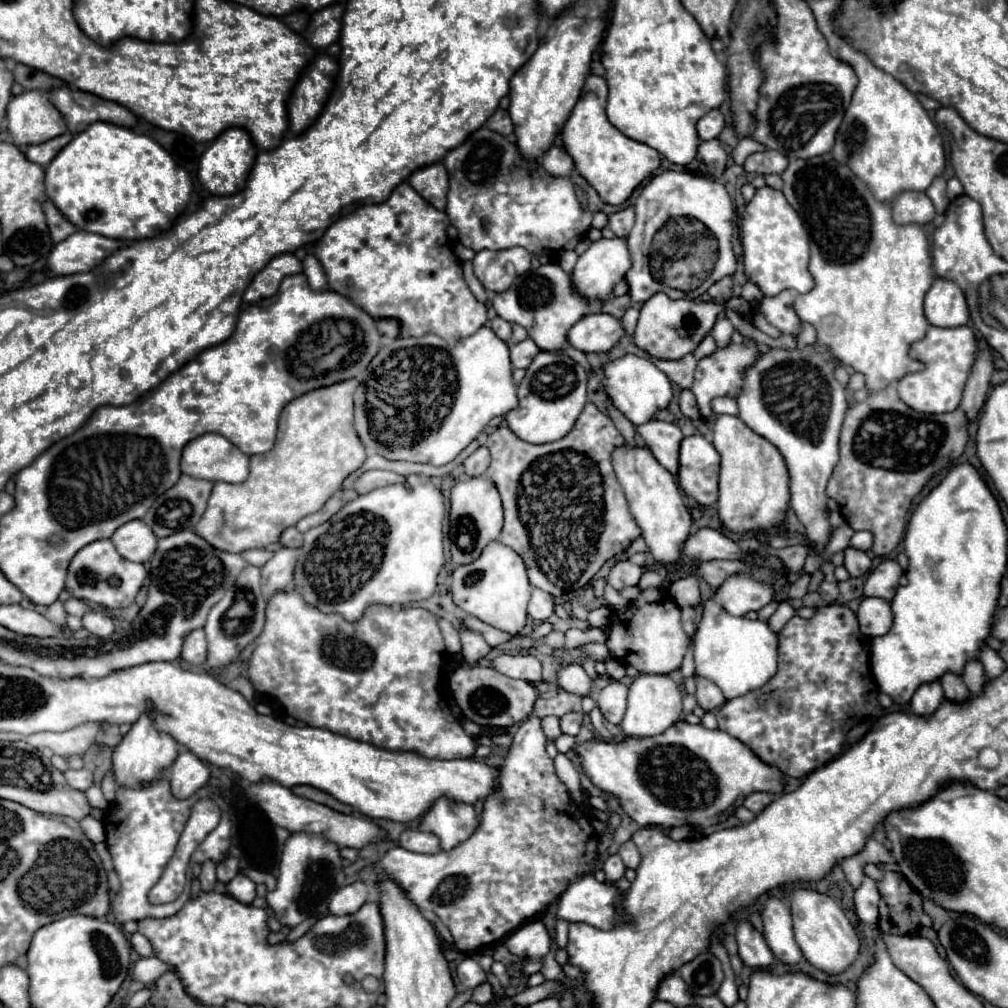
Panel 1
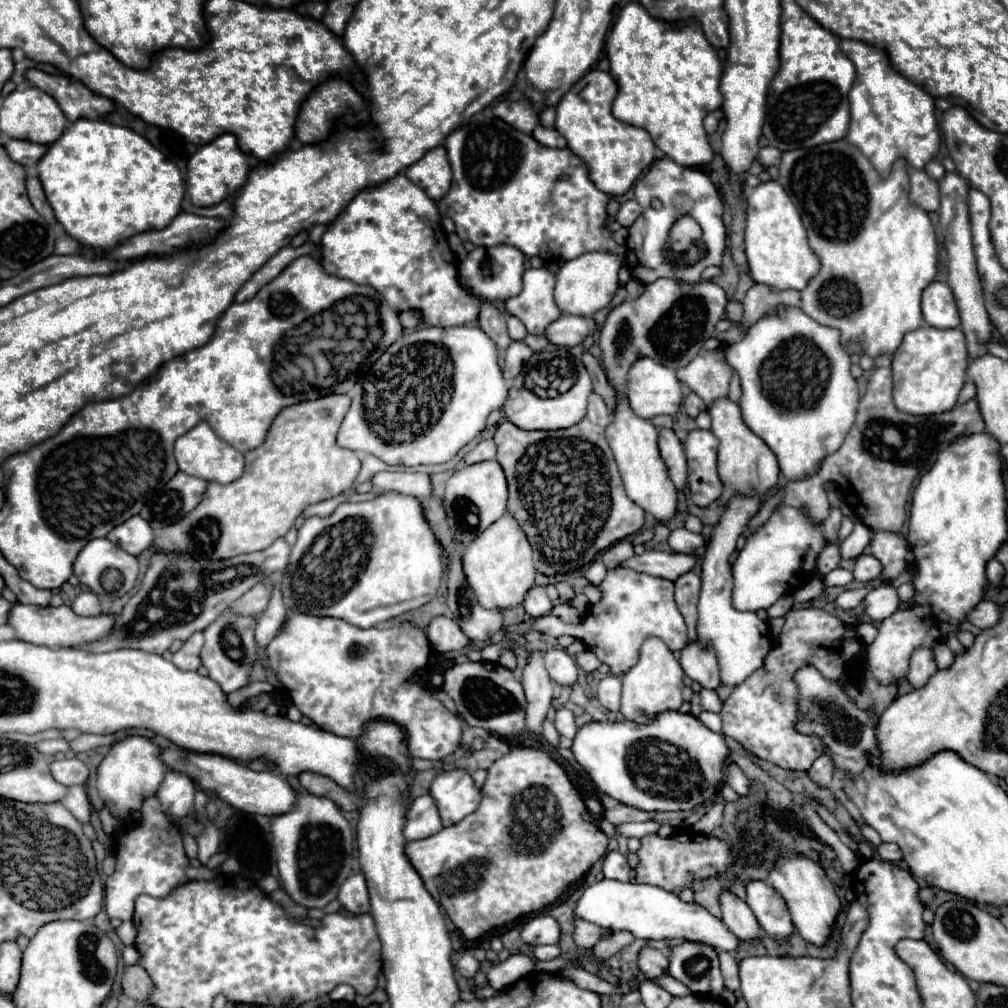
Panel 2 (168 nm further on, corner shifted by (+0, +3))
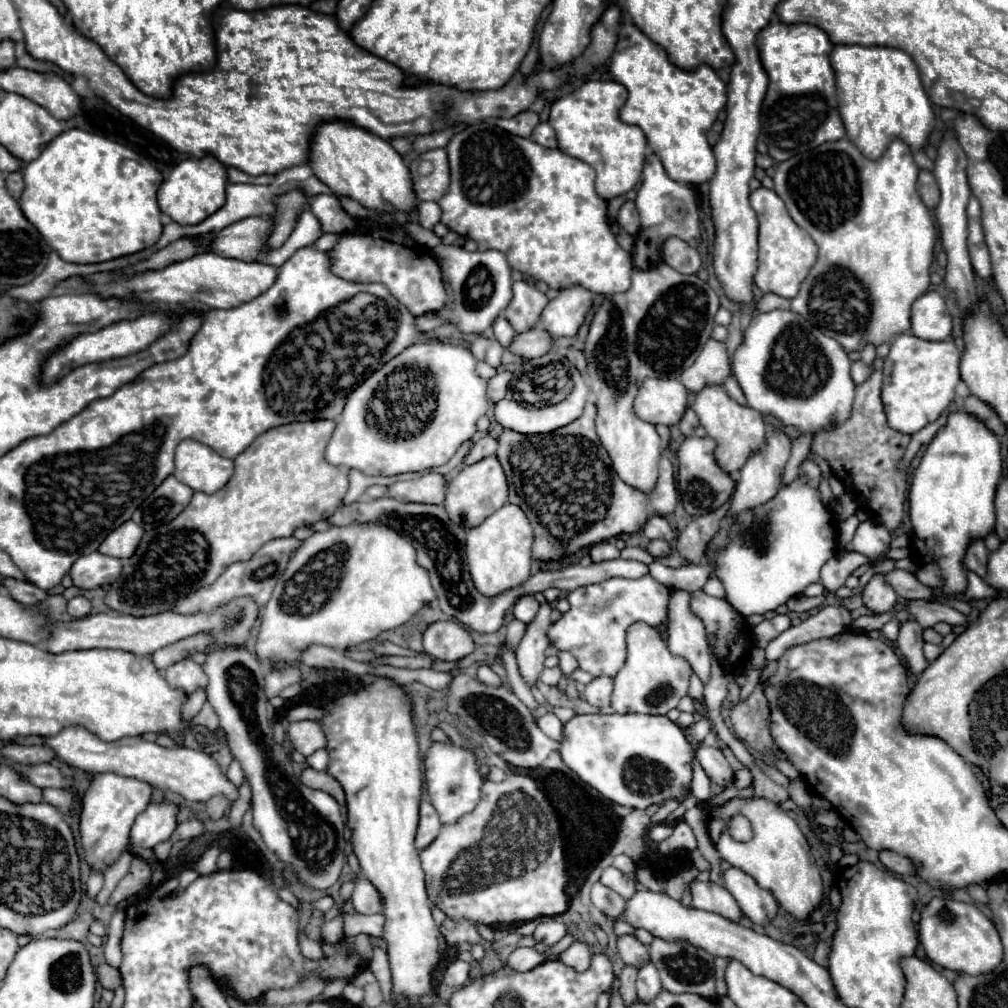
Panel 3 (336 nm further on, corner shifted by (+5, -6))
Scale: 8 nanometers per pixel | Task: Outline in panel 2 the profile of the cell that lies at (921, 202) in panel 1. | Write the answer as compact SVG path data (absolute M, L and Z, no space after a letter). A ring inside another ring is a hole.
M911 170L909 200L925 212L939 210L939 184L925 174L925 170Z

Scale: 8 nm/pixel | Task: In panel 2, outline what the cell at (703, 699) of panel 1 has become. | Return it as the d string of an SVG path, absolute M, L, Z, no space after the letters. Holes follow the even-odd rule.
M697 642L687 644L679 654L681 668L689 678L699 682L707 690L717 690L721 686L719 666L713 650L703 650Z

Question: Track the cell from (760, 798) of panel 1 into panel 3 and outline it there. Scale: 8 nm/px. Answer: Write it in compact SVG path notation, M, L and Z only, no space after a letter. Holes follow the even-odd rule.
M702 743L698 747L698 751L696 751L696 759L704 767L704 771L712 777L714 783L718 783L718 785L732 785L734 771L730 769L726 757L722 755L722 751L718 747L708 747L708 745Z

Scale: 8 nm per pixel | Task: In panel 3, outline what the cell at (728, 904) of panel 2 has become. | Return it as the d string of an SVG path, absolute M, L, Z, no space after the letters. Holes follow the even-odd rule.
M694 881L690 885L692 891L692 907L702 911L718 913L730 921L740 921L742 911L736 903L736 899L728 893L728 889L722 883L712 881Z

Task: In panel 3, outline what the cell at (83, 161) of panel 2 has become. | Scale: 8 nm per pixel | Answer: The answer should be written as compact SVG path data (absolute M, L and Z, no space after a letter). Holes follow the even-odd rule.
M68 129L64 133L60 133L56 139L52 139L52 143L46 143L42 147L42 153L38 155L38 159L30 161L24 169L24 191L22 191L22 197L20 197L20 209L24 213L24 217L40 231L40 235L44 237L44 241L68 263L102 263L102 261L110 261L110 259L118 259L118 257L124 257L124 255L132 255L132 253L138 253L146 247L152 247L160 235L162 235L162 213L160 213L160 207L156 203L156 191L162 183L162 175L160 171L148 161L144 159L142 155L138 155L136 151L116 143L116 141L110 141L102 135L96 135L96 133L88 133L88 131L82 131L82 129Z

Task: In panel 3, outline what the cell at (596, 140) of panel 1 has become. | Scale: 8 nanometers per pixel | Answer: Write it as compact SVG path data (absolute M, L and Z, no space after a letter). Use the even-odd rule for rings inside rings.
M586 81L550 107L548 123L556 131L558 147L594 167L596 193L606 201L628 193L642 177L646 135L638 125L628 125L620 119L626 97L626 87L616 81Z

